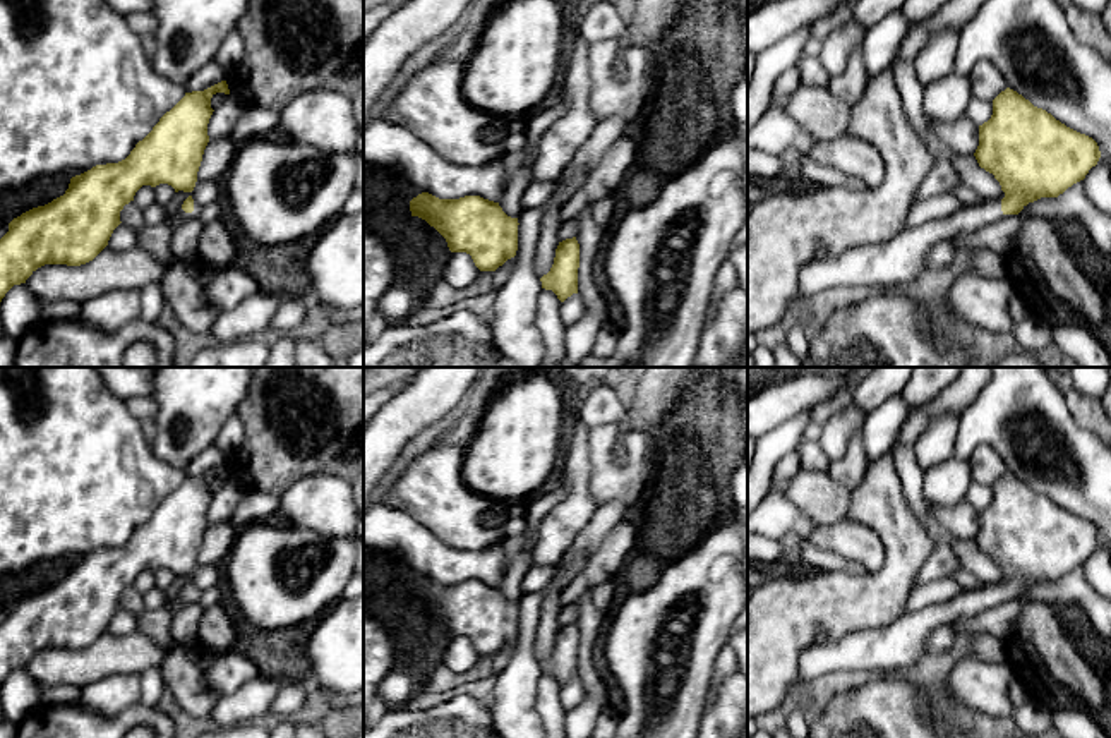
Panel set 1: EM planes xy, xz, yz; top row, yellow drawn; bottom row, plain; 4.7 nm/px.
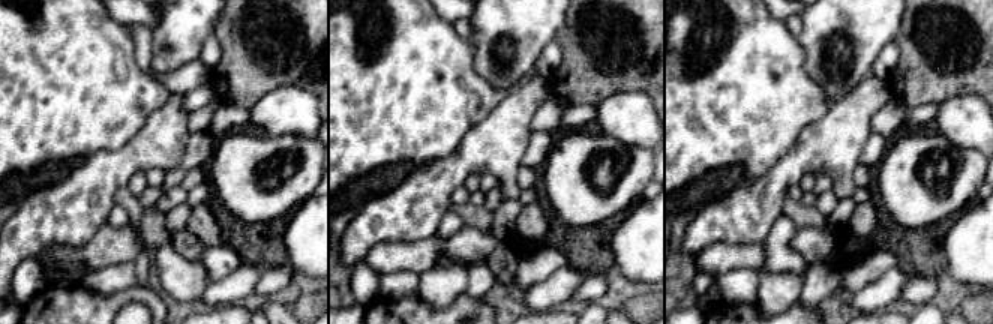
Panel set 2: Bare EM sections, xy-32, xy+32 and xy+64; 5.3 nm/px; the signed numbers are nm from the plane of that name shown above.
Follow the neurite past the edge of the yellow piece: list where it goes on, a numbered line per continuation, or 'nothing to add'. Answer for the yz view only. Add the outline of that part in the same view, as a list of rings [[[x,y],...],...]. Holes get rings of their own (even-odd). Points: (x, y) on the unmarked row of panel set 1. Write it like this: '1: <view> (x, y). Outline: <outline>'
1: yz (900, 644). Outline: [[[982,585],[941,604],[907,613],[890,625],[852,632],[837,642],[809,647],[799,656],[799,685],[804,688],[828,671],[871,676],[909,668],[928,654],[926,640],[936,628],[977,616],[1003,601],[1001,585]]]

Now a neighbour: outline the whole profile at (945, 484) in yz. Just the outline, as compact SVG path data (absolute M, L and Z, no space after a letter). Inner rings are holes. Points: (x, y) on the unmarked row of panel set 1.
M955 457L924 470L924 503L928 508L948 508L965 501L972 482L970 462Z

